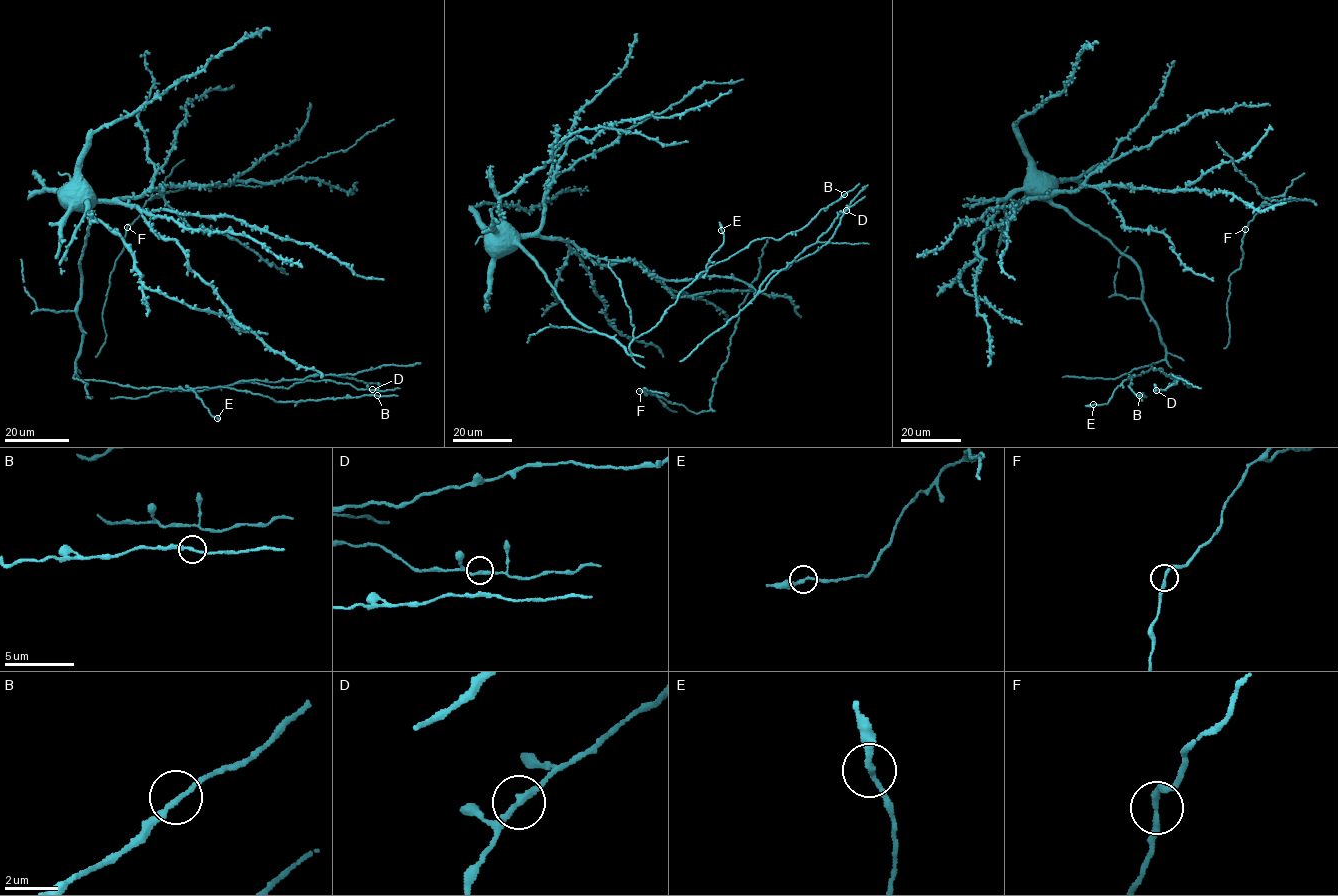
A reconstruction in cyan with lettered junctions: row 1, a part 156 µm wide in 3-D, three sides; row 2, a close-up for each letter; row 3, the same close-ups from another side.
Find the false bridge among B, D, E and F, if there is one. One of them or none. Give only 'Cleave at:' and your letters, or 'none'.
Cleave at: none

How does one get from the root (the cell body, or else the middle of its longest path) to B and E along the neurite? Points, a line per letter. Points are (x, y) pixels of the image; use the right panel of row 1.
B: (1110, 241), (1138, 268), (1143, 303), (1165, 349), (1165, 358), (1128, 377), (1129, 387), (1145, 395), (1139, 395)
E: (1110, 241), (1138, 268), (1143, 303), (1165, 358), (1124, 379), (1107, 404), (1093, 404)

